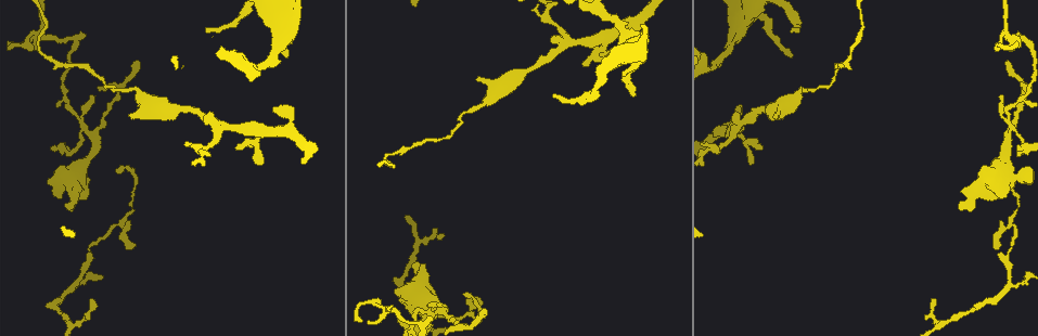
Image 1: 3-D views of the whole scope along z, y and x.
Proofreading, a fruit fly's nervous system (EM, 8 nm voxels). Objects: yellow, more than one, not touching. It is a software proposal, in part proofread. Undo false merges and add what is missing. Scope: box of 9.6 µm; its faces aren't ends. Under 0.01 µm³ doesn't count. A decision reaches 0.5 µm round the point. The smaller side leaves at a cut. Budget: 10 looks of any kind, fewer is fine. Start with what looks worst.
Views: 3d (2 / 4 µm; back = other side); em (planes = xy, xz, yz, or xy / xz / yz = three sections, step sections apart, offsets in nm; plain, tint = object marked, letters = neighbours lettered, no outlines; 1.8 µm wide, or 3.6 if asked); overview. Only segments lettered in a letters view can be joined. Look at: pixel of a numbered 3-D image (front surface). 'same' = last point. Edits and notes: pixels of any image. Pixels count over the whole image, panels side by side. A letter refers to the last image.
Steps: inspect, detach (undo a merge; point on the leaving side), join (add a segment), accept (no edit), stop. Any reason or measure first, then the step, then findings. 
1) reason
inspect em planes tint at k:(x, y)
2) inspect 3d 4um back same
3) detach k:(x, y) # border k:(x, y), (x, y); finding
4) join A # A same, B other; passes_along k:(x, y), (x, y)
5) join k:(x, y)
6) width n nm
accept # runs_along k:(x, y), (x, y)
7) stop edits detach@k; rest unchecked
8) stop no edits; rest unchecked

three arms meet
inspect 3d 2um at 1:(553, 37)

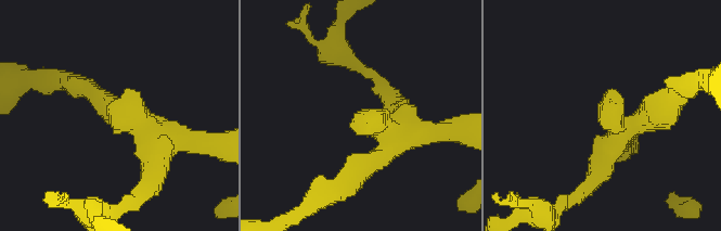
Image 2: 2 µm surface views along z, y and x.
arms 3; arm_widths 190, 200, 200 nm; now the EM
inspect em planes letters at 2:(111, 107)

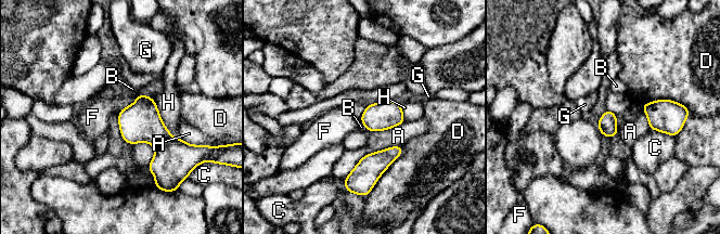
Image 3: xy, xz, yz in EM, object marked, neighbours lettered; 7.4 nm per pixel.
accept # A other, B other, C other, D other, F other, G other, H other; no lettered segment goes on from it

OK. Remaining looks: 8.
arms part here
inspect em planes letters at 1:(73, 323)

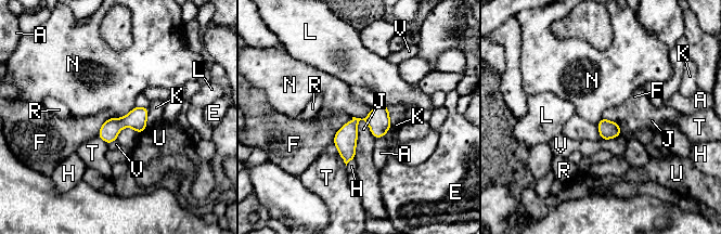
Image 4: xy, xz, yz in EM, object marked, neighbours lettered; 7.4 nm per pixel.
longest_contact J 240 nm
accept # A other, E other, F other, H other, J other, K other, L other, N other, R other, T other, U other, V other; border 4:(134, 106), (124, 116), (113, 117); one neuron here

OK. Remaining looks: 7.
abrupt turn
inspect 3d 4um at 1:(389, 312)

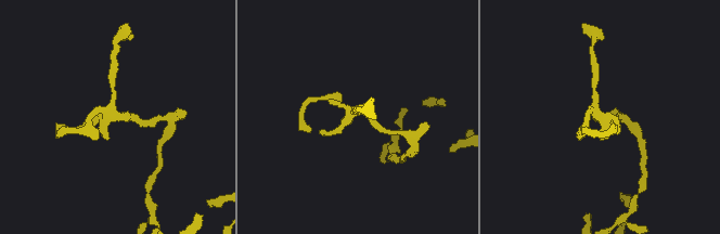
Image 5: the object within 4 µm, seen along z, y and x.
need the tissue
inspect em yz step 8 tint at 5:(598, 116)

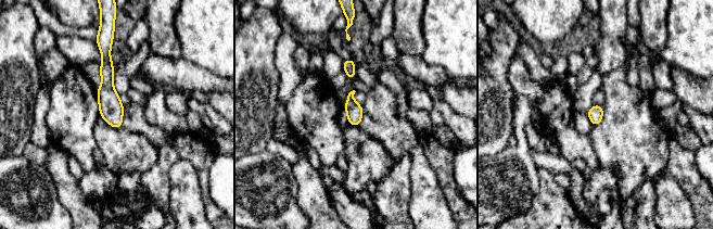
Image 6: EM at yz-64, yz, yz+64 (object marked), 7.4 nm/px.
inspect em yz step 8 letters same

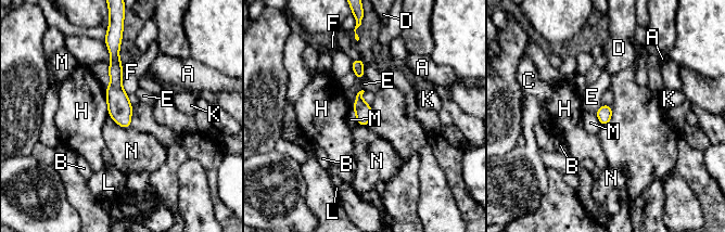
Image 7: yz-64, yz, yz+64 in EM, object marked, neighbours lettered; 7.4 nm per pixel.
longest_contact F 260 nm
accept # A other, B other, C other, D other, E other, F other, H other, K other, L other, M other, N other; runs_along 7:(113, 50), (115, 97), (127, 125); all the same neuron

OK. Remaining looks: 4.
branch stops here
inspect em planes letters at 1:(750, 163)

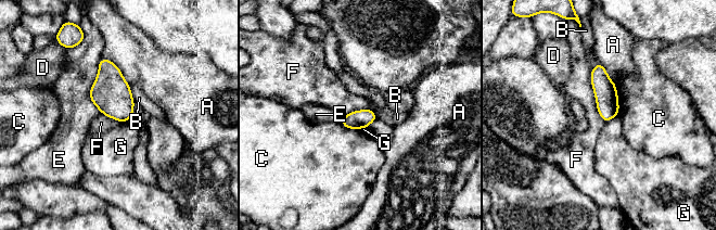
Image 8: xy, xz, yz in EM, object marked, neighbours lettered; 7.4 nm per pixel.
width 140 nm
accept # A other, B other, C other, D other, E other, F other, G other; border 8:(590, 69), (596, 109), (605, 122); no lettered segment goes on from it

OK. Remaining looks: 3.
stop no edits; rest unchecked

